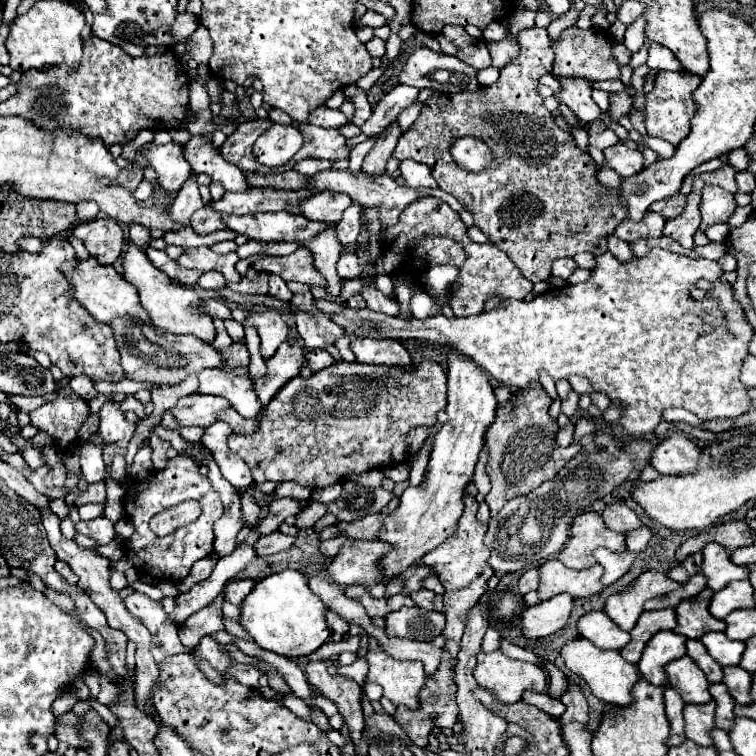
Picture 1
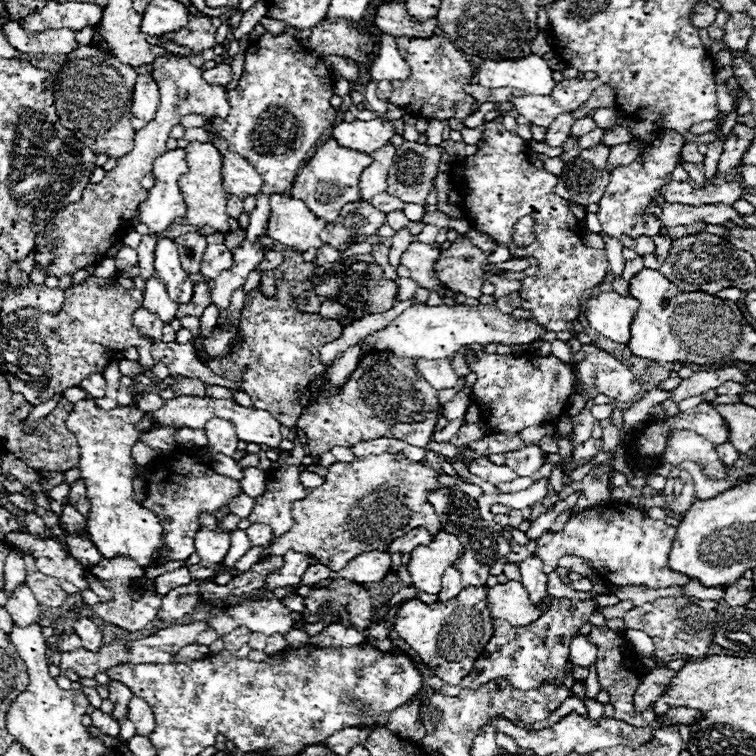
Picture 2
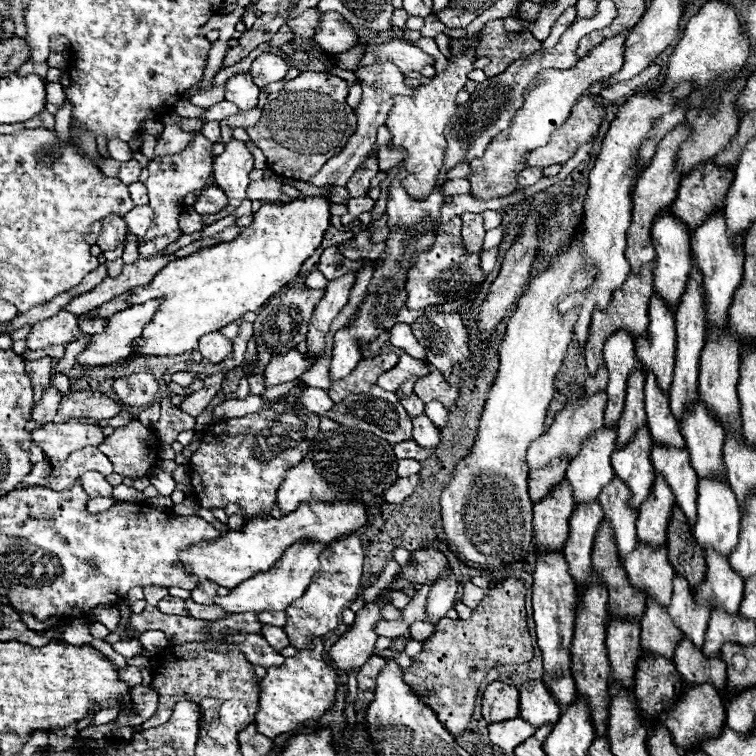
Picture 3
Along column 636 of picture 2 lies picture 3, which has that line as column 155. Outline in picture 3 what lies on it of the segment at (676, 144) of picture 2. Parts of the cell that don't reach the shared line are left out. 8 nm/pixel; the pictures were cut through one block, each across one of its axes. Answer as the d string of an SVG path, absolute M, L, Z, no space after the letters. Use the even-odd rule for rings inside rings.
M198 134L186 150L174 156L162 156L158 160L150 160L148 164L150 178L146 180L146 188L150 196L150 206L154 208L154 220L152 220L154 226L148 228L148 234L144 238L156 238L178 230L178 220L180 214L184 212L184 196L188 192L198 192L208 186L212 174L212 162L214 162L212 142L208 142L202 134Z

